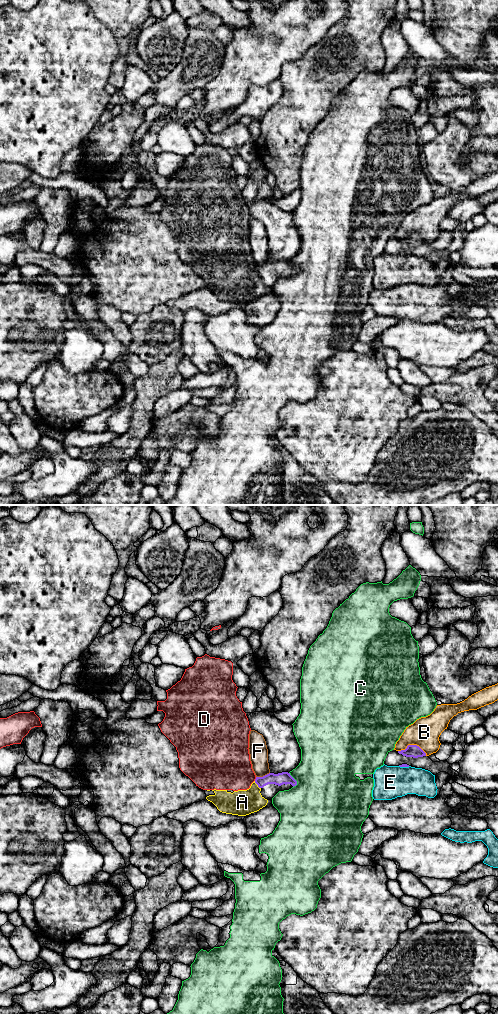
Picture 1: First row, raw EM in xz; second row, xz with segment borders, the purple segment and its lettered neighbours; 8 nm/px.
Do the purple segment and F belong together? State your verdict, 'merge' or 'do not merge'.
do not merge

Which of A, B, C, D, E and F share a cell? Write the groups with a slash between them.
A D / B / C / E / F

